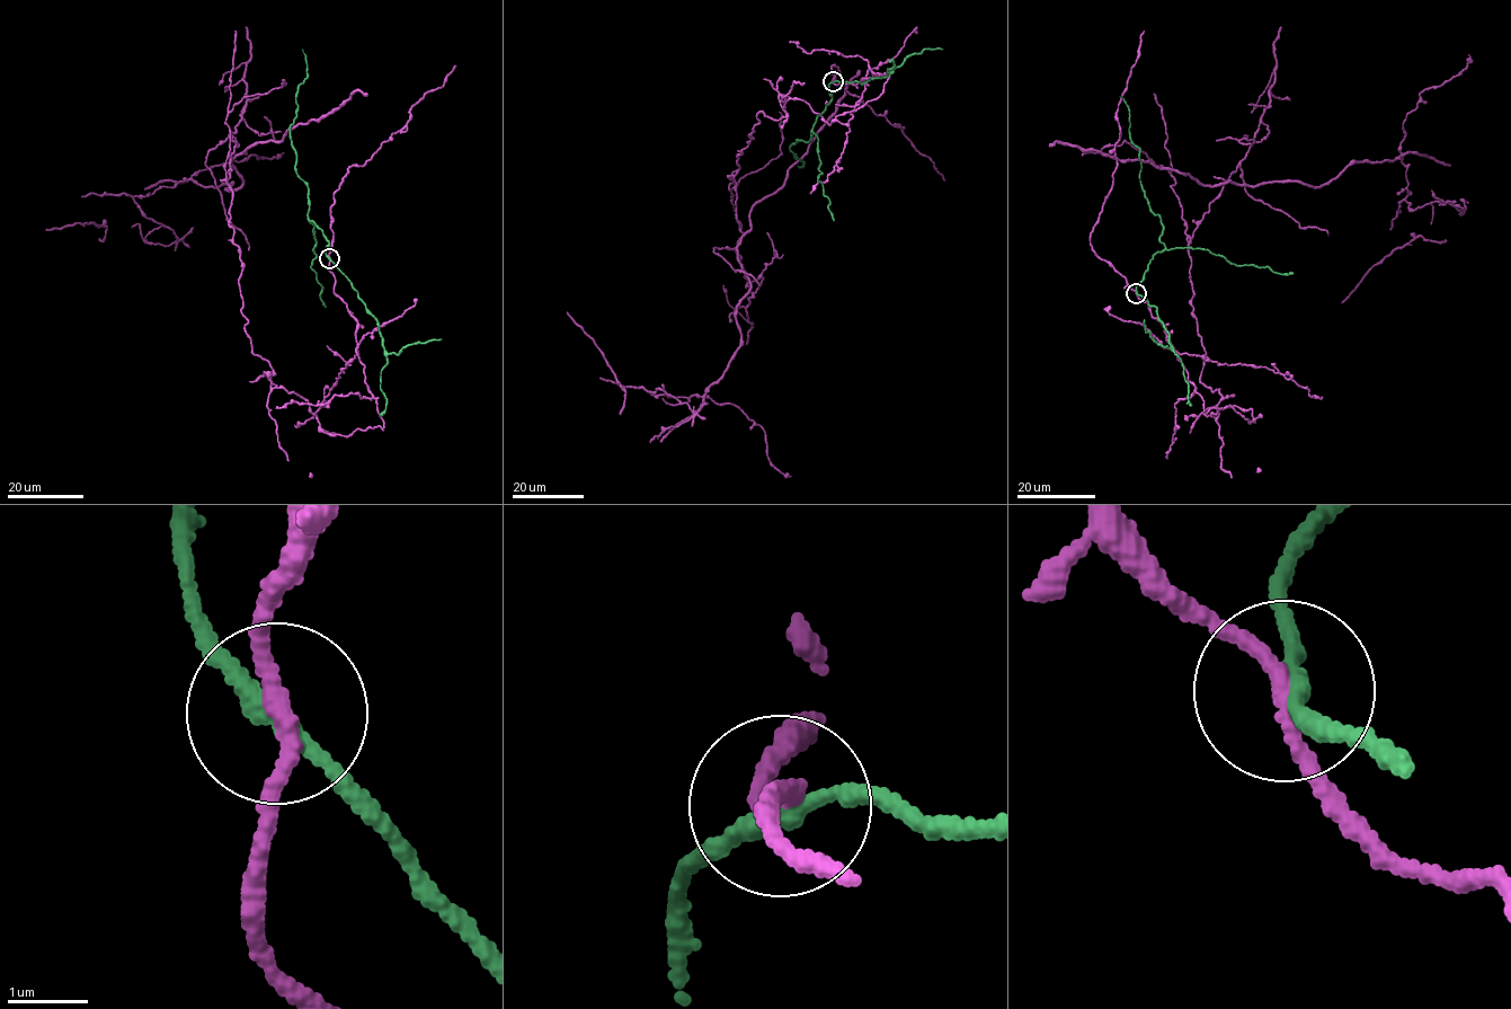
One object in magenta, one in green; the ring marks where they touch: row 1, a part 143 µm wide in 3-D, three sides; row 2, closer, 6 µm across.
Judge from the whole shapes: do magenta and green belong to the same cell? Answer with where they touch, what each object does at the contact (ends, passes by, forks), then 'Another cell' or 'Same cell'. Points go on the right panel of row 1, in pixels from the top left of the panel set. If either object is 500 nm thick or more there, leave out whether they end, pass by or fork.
Place: (1136, 293). At the ring magenta passes by. At the ring green passes by. Another cell

